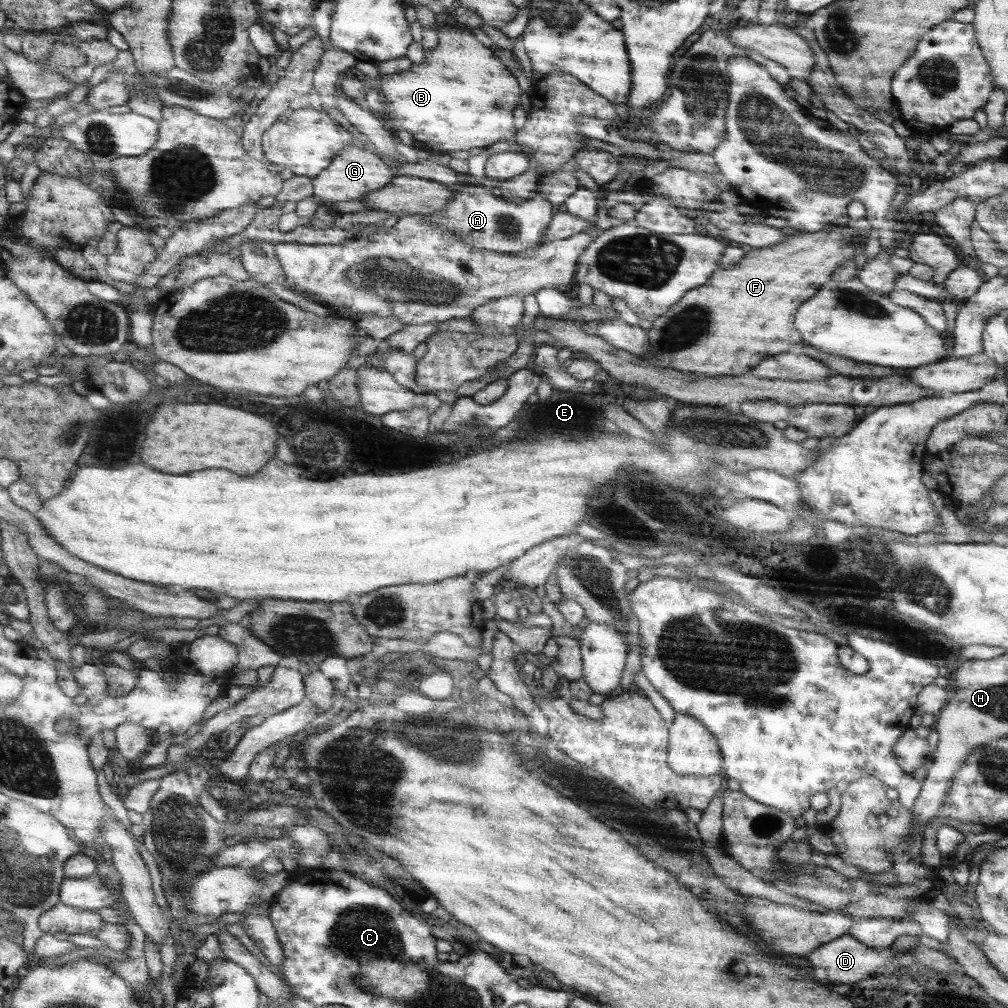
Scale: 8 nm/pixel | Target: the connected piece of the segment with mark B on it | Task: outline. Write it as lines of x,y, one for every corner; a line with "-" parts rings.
443,26
437,31
437,36
438,44
427,51
425,62
413,64
407,72
380,75
378,78
377,87
385,95
384,118
388,126
393,132
406,130
412,134
417,145
437,153
469,151
472,148
483,150
501,138
513,136
513,108
519,102
519,88
511,72
463,26

